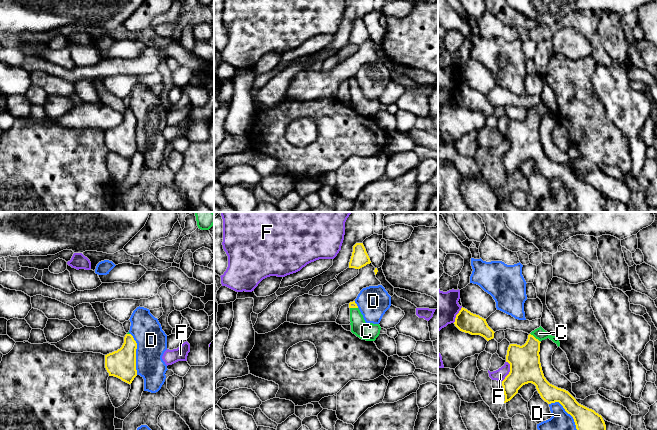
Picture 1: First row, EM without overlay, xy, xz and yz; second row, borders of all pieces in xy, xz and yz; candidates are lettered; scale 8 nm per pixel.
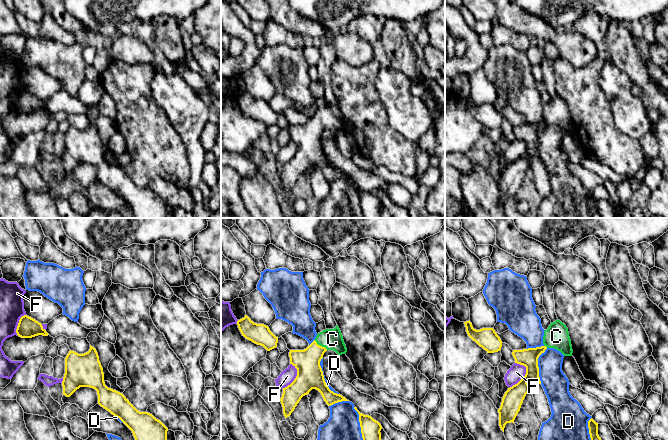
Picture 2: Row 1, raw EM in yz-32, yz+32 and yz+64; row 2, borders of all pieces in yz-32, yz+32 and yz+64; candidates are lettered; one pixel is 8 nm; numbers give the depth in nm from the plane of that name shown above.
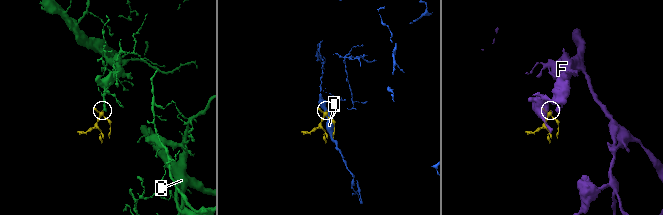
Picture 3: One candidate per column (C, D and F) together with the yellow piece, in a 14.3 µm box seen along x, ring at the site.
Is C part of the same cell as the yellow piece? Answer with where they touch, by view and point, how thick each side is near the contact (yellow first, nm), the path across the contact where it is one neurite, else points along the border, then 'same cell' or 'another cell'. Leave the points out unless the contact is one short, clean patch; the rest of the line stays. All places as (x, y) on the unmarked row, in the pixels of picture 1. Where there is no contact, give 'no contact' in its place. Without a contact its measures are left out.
yz (534, 113) | 240/90 nm | across yz (525, 142), (525, 135), (534, 113), (539, 109) | same cell

